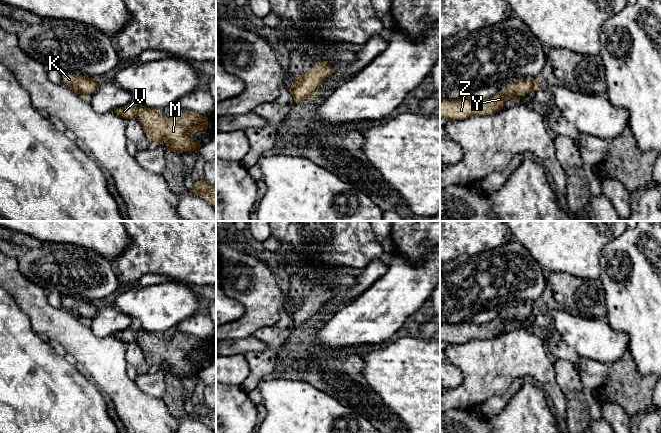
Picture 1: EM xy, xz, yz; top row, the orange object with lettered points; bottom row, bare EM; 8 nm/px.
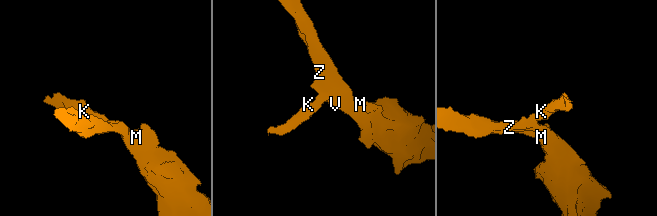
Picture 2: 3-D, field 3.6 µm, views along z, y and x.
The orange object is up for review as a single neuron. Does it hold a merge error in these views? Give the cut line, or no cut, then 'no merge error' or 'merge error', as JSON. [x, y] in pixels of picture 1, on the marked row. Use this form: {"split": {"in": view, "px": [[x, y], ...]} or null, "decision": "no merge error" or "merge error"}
{"split": null, "decision": "no merge error"}

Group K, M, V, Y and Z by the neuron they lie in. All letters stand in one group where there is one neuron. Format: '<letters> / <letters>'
K M V Y Z

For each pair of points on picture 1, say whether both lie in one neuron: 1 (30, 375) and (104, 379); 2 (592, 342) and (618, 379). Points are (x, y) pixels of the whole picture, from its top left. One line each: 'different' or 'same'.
1: different
2: different

